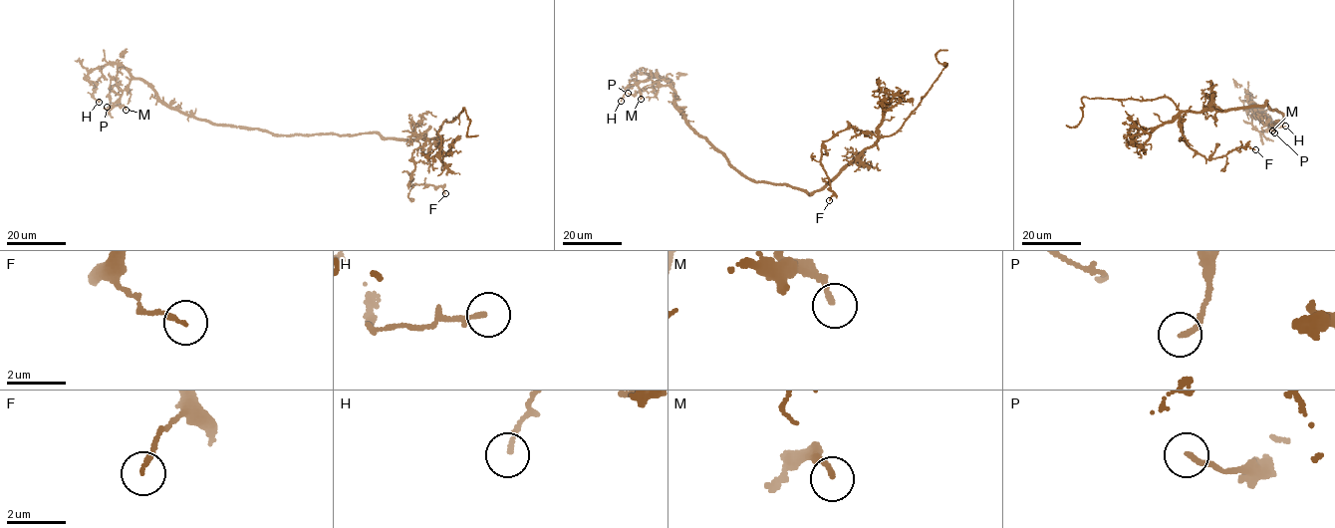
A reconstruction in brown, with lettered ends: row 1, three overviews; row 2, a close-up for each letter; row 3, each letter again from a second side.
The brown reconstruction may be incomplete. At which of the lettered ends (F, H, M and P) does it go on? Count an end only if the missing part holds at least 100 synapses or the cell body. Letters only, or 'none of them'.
none of them

